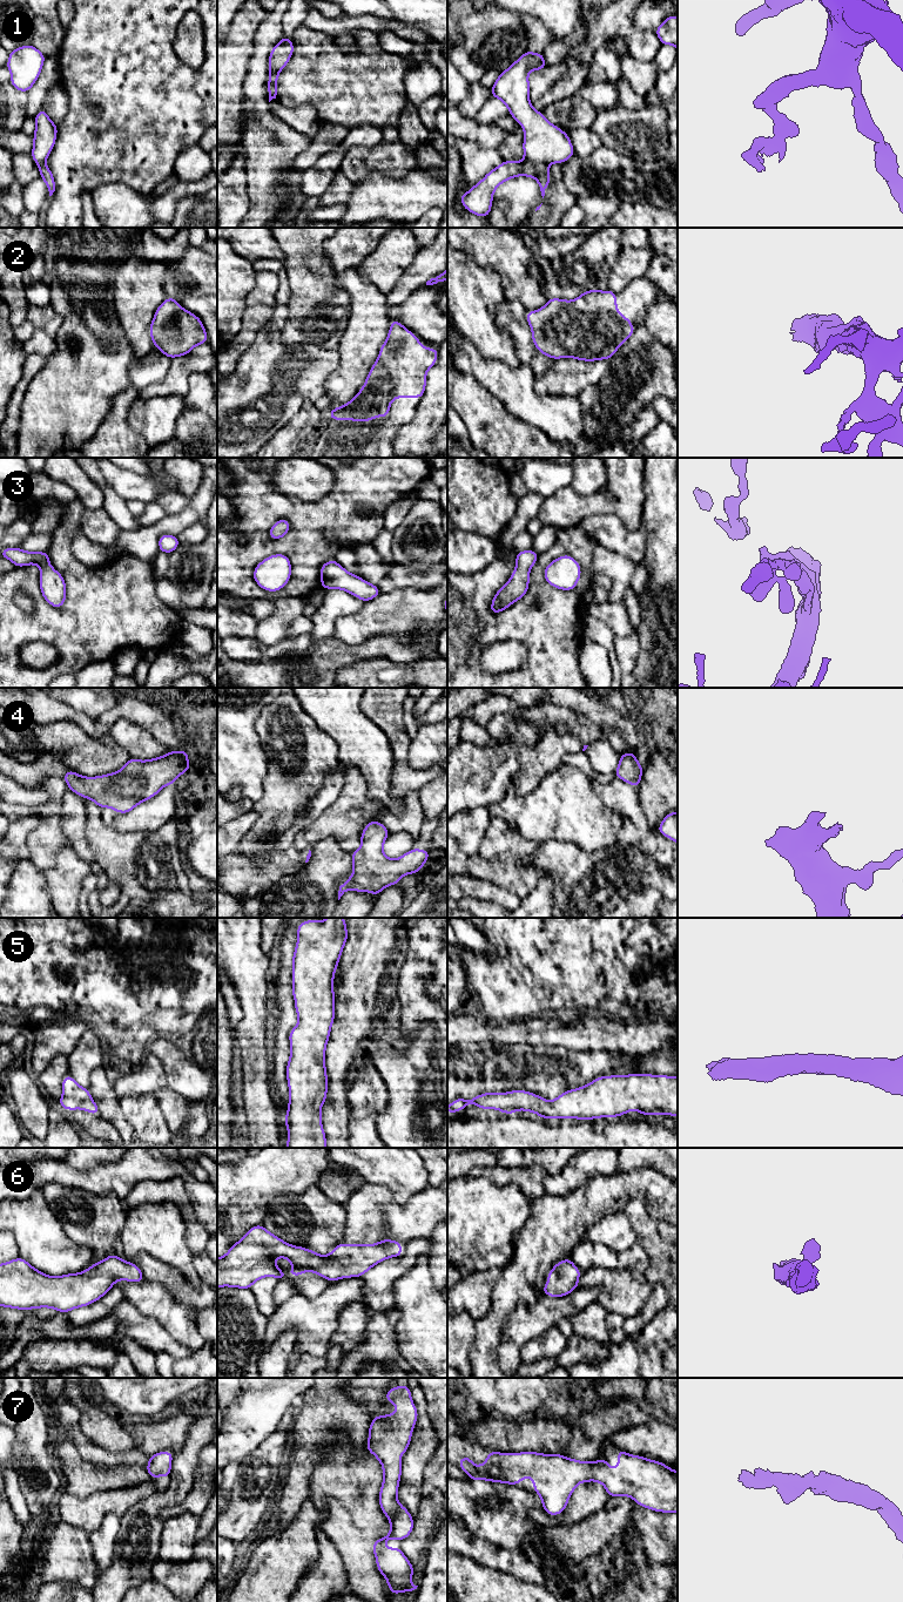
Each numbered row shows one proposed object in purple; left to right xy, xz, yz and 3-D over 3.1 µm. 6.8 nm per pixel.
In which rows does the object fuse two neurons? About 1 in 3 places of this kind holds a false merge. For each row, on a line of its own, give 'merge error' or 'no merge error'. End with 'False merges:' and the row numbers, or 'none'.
1: merge error
2: no merge error
3: no merge error
4: no merge error
5: no merge error
6: no merge error
7: no merge error
False merges: 1

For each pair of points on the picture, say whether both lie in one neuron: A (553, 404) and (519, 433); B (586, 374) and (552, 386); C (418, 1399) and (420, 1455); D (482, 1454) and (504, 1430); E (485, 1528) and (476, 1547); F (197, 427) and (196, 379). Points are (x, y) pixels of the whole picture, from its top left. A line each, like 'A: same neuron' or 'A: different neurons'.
A: different neurons
B: same neuron
C: same neuron
D: different neurons
E: different neurons
F: same neuron

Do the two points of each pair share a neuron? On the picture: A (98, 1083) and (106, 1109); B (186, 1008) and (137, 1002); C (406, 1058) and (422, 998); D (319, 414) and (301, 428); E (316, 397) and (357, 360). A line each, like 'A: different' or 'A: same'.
A: same
B: same
C: different
D: same
E: different

